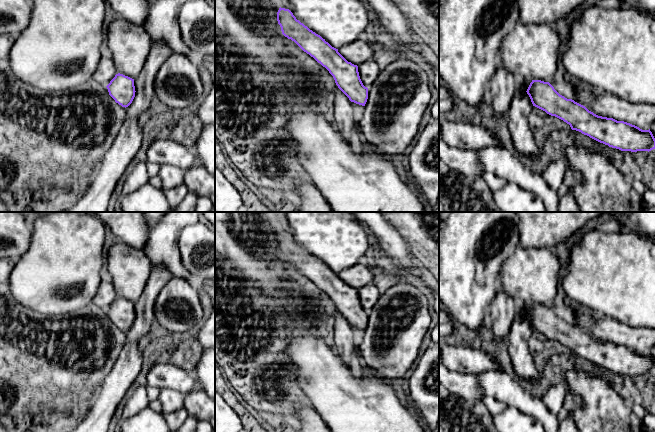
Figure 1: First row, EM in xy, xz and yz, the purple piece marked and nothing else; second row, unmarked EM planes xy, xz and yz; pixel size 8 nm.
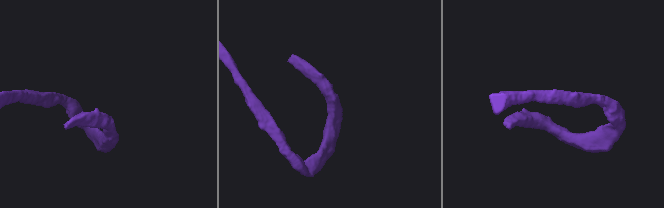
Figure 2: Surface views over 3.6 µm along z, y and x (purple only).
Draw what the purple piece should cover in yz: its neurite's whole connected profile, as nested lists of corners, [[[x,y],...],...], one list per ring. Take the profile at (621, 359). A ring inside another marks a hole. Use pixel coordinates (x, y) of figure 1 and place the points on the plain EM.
[[[522,302],[517,304],[507,342],[515,377],[521,382],[537,382],[539,379],[528,347],[534,330],[563,344],[572,354],[609,371],[631,376],[655,373],[655,362],[650,353],[642,354],[624,345],[598,340],[585,330],[560,319],[549,306]]]

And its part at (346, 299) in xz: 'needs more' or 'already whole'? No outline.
needs more

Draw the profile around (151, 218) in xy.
[[[143,212],[146,224],[151,229],[158,223],[168,212]]]

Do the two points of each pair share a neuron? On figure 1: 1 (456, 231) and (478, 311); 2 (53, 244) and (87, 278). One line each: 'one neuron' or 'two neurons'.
1: one neuron
2: one neuron

